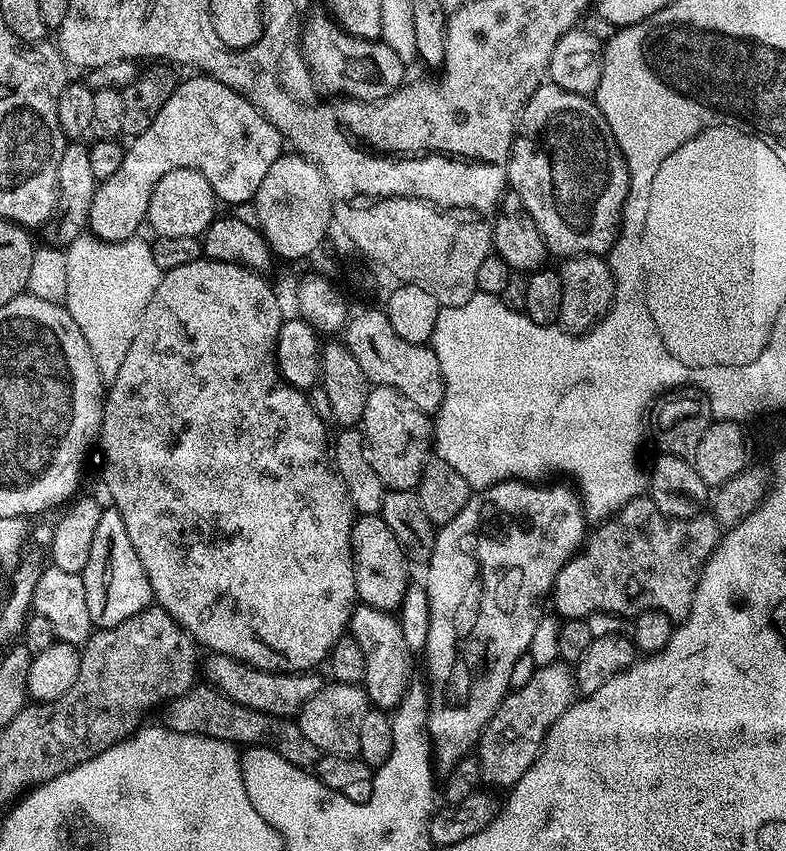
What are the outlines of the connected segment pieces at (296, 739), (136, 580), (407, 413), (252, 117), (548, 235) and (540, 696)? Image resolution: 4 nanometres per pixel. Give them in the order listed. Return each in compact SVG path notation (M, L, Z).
M207 682L197 683L186 694L169 700L163 705L160 714L159 723L175 732L189 732L206 738L218 738L226 741L227 744L237 746L269 748L280 754L282 758L286 758L286 762L305 770L311 769L322 755L314 746L314 742L310 742L310 738L302 734L300 725L295 719L250 710L234 702Z
M115 506L101 511L94 530L94 543L90 545L90 562L86 562L82 575L86 586L86 606L97 629L118 626L153 603L150 578L146 578L146 570L142 570L142 562L130 543L130 534L126 534L126 522Z
M369 387L362 421L366 462L374 466L374 474L382 478L385 489L410 492L419 489L424 464L434 448L434 424L429 413L418 410L398 390Z
M207 74L181 79L174 94L166 98L166 106L158 110L158 118L125 147L117 172L97 183L88 219L91 235L107 244L133 239L139 233L136 231L145 227L154 186L170 170L198 170L210 182L221 205L255 201L262 178L282 154L280 144L282 137L277 128L230 86Z
M545 82L540 85L538 90L534 90L534 94L528 97L528 100L524 103L524 109L520 112L519 118L516 119L512 149L508 155L508 184L511 191L516 192L518 198L522 198L522 206L526 206L530 218L534 218L534 226L538 226L538 234L542 234L545 249L551 255L553 252L554 255L560 256L559 258L567 258L569 256L604 256L614 246L616 234L620 227L620 216L624 212L624 203L628 193L628 167L624 161L622 150L618 146L618 142L614 138L606 118L600 113L600 108L596 104L595 99L582 94L574 94L570 90L562 90L562 86L551 82Z
M563 662L537 668L534 678L530 678L526 686L511 689L480 734L478 759L483 783L493 784L503 790L517 784L522 774L526 774L526 770L530 770L530 766L540 756L544 740L554 722L566 714L577 696L573 669Z

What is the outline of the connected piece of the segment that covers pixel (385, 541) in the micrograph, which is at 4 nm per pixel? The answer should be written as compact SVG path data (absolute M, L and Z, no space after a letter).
M379 514L375 516L357 515L352 522L352 565L356 579L356 595L359 603L368 604L383 612L395 613L410 587L408 567L410 561L405 556L398 538L390 534L390 526Z

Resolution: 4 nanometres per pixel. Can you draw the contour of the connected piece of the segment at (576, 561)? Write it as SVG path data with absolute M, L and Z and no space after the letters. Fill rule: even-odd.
M643 495L643 496L637 496L636 498L632 499L630 502L626 504L626 506L622 507L615 513L613 516L609 516L607 520L601 521L595 528L597 528L593 533L592 531L587 535L587 538L585 539L585 542L579 552L577 552L572 559L568 560L566 566L562 568L562 570L559 571L559 573L556 575L555 582L553 584L553 589L550 593L550 600L553 600L554 606L557 610L557 612L561 615L559 616L561 619L567 619L567 620L581 620L581 619L589 619L592 617L592 614L596 614L598 612L606 612L608 614L614 614L616 616L629 616L629 618L635 618L640 616L644 612L654 612L659 611L665 614L669 619L671 619L673 622L683 622L688 619L689 613L692 611L692 604L693 604L693 596L696 594L697 590L697 584L700 582L700 577L703 575L704 566L707 563L707 561L712 557L713 552L715 549L717 549L718 545L721 542L722 539L722 528L721 525L717 523L715 520L715 517L710 514L701 514L696 517L692 517L690 519L674 519L672 516L664 515L656 505L654 505L654 502L650 496Z

